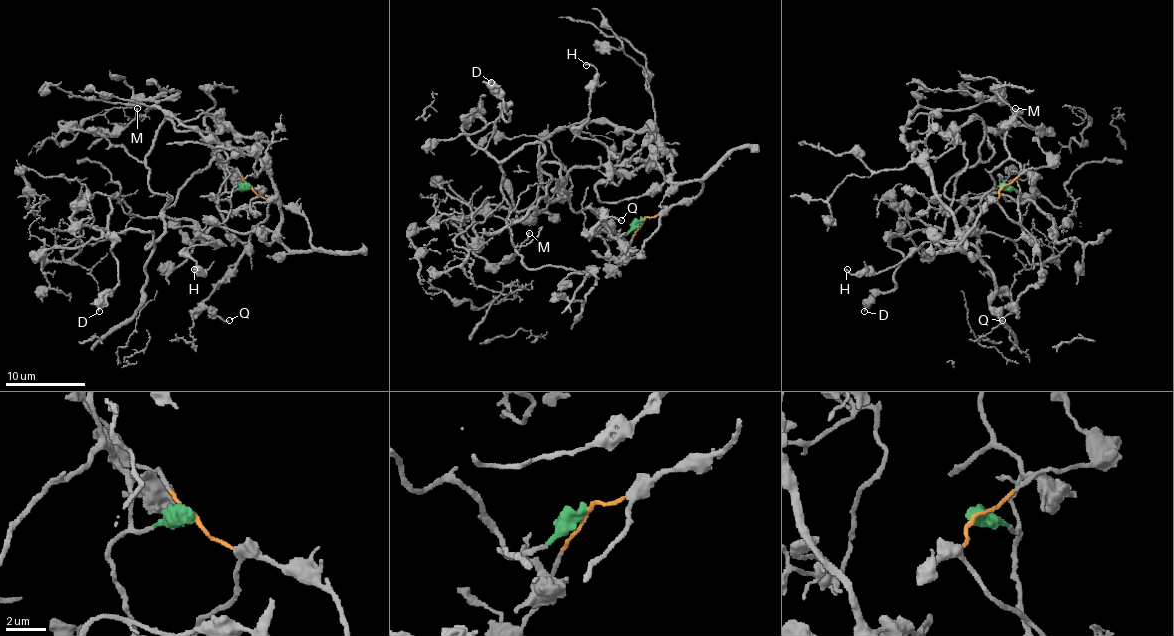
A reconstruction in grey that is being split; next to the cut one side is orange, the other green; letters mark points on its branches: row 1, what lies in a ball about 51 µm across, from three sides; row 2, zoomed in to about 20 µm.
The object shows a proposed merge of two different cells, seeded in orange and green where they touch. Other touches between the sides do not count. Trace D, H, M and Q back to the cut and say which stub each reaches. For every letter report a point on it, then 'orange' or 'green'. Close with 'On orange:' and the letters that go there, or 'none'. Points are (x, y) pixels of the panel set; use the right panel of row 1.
D: (864, 311) | green
H: (847, 269) | orange
M: (1015, 108) | green
Q: (1002, 320) | orange
On orange: H, Q

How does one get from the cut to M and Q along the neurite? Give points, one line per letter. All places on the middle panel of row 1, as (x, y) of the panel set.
M: (643, 221), (613, 237), (548, 163), (528, 207), (490, 205), (458, 227), (490, 263), (530, 233)
Q: (643, 221), (659, 215), (659, 229), (641, 253), (619, 259), (595, 233), (595, 227), (607, 217), (621, 221)

